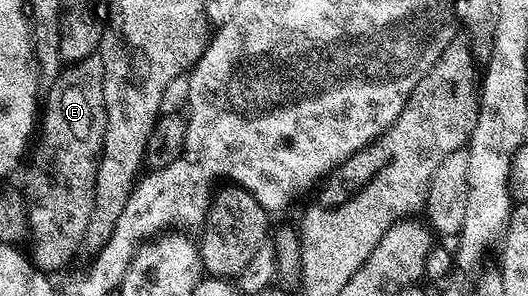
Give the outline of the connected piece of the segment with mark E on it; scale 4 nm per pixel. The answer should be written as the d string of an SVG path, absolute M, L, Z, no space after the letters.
M97 54L69 63L55 80L42 100L42 119L38 124L38 139L27 161L28 173L24 176L22 191L28 208L28 231L30 233L30 259L41 272L55 274L72 260L72 255L84 244L86 226L90 222L90 210L94 206L94 182L100 161L102 142L106 134L106 106L102 86L104 71L102 58Z

